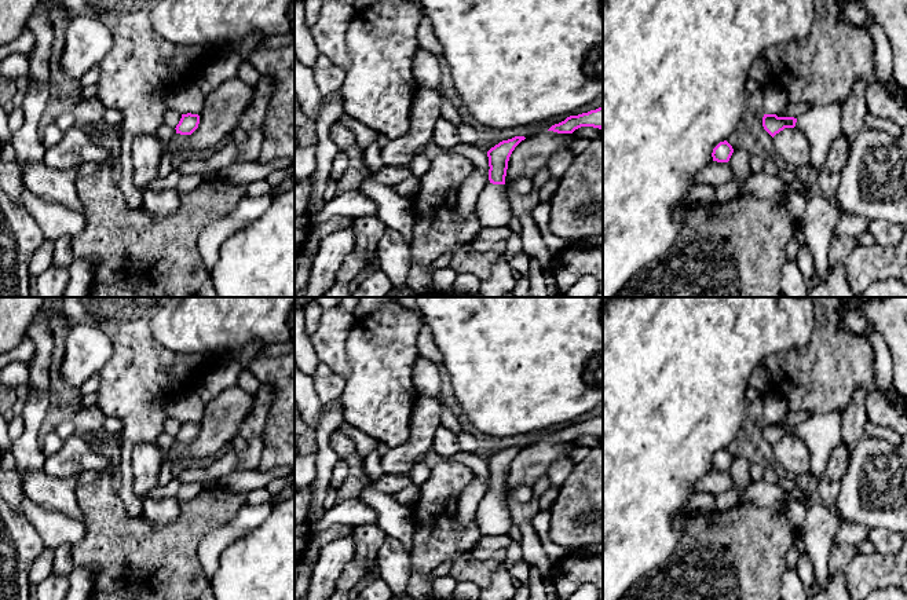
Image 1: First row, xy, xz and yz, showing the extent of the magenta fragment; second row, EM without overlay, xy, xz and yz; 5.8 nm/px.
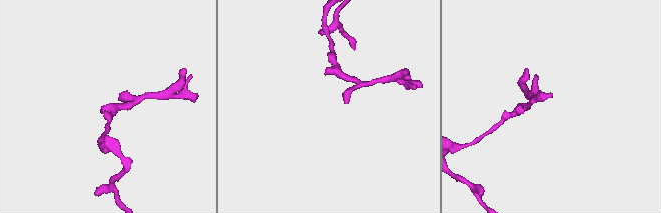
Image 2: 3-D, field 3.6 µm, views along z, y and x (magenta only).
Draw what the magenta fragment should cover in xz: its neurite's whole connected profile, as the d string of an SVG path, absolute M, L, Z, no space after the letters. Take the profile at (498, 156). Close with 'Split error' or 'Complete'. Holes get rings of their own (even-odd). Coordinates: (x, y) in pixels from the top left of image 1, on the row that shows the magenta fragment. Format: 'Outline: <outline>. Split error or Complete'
Outline: M515 136L487 151L490 183L482 190L475 206L482 227L506 227L513 216L508 202L505 176L512 151L524 139L524 136Z. Split error

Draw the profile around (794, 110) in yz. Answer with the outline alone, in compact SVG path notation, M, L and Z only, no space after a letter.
M790 103L783 111L776 114L778 117L800 117L801 114L809 111L812 107L807 103Z

